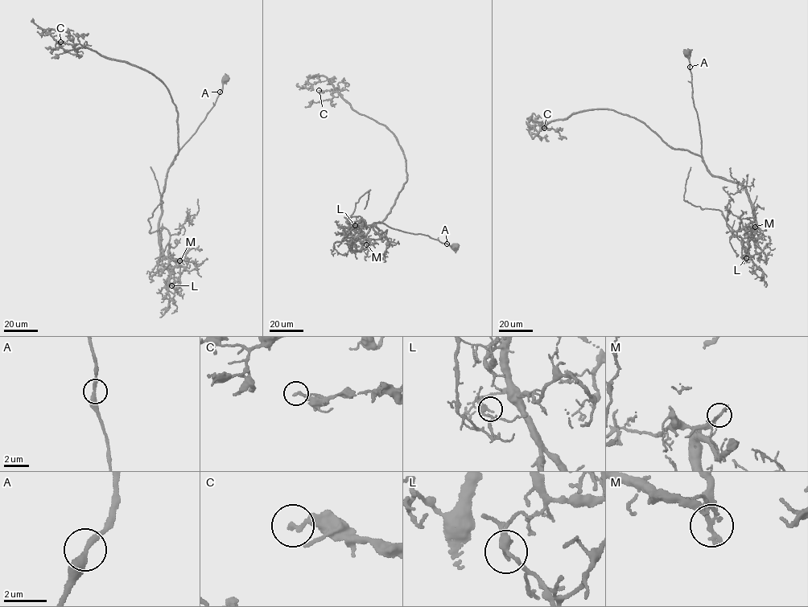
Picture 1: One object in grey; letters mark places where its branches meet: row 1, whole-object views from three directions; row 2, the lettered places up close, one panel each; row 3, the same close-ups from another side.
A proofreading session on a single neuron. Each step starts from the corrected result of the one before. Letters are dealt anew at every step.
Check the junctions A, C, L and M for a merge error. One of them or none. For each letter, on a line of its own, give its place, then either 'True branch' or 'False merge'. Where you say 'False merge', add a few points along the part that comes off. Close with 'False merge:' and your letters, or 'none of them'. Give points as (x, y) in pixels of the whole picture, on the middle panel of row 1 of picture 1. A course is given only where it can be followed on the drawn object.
A: Place: (447, 244). True branch
C: Place: (319, 90). True branch
L: Place: (355, 225). True branch
M: Place: (366, 244). False merge. Course of the part to remove: (366, 244), (360, 229), (364, 221), (360, 227), (346, 222), (359, 198), (370, 190), (364, 209)
False merge: M

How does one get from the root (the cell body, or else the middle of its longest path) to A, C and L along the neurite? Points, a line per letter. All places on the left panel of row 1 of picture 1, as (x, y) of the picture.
A: (225, 79), (220, 92)
C: (225, 79), (215, 105), (171, 166), (178, 149), (178, 114), (167, 88), (160, 79), (80, 43), (60, 42)
L: (225, 79), (215, 105), (166, 178), (158, 233), (171, 276), (178, 281), (179, 276), (177, 289), (171, 285)

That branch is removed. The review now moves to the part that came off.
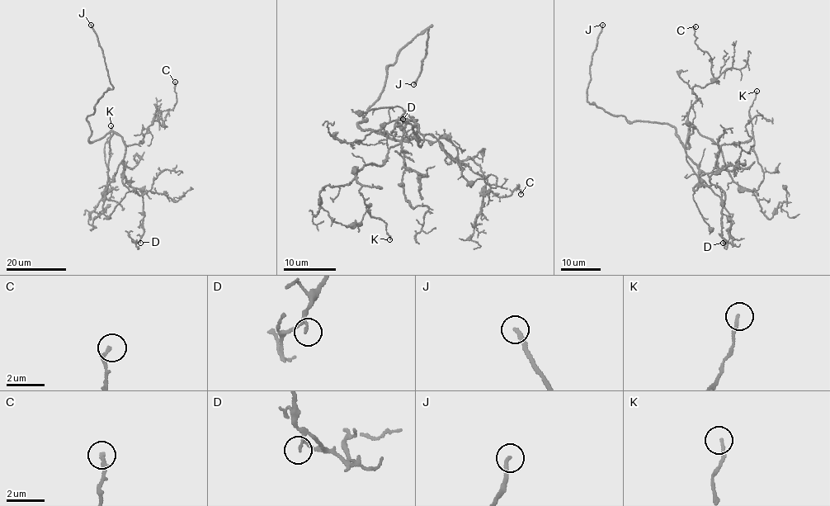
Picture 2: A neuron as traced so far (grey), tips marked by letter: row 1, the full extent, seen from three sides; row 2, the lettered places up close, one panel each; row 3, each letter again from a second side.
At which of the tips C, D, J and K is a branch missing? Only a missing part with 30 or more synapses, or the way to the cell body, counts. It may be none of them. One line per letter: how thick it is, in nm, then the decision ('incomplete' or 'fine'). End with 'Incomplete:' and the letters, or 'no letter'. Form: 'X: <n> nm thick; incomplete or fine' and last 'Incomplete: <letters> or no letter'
C: 200 nm thick; fine
D: 70 nm thick; fine
J: 190 nm thick; incomplete
K: 120 nm thick; fine
Incomplete: J

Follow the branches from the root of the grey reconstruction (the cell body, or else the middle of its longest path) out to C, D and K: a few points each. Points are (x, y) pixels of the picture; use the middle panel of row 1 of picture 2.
C: (375, 134), (446, 138), (459, 159), (479, 166), (485, 191), (506, 196), (519, 184), (521, 194)
D: (375, 134), (413, 138), (412, 120), (402, 128), (397, 121), (405, 110), (423, 136), (421, 146), (403, 119)
K: (375, 134), (401, 142), (383, 164), (356, 172), (356, 180), (389, 239)

